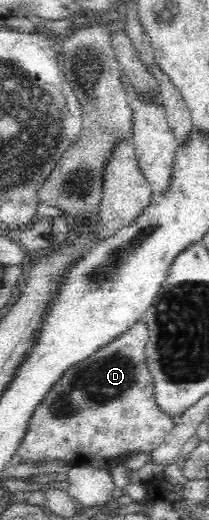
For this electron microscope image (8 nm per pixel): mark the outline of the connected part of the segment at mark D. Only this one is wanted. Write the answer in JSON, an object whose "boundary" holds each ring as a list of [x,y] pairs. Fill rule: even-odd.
{"boundary":[[[144,314],[124,333],[102,343],[82,361],[64,369],[32,409],[16,453],[23,461],[62,459],[72,468],[108,470],[133,452],[154,451],[170,435],[175,420],[157,402],[153,377],[145,363],[149,329]]]}

